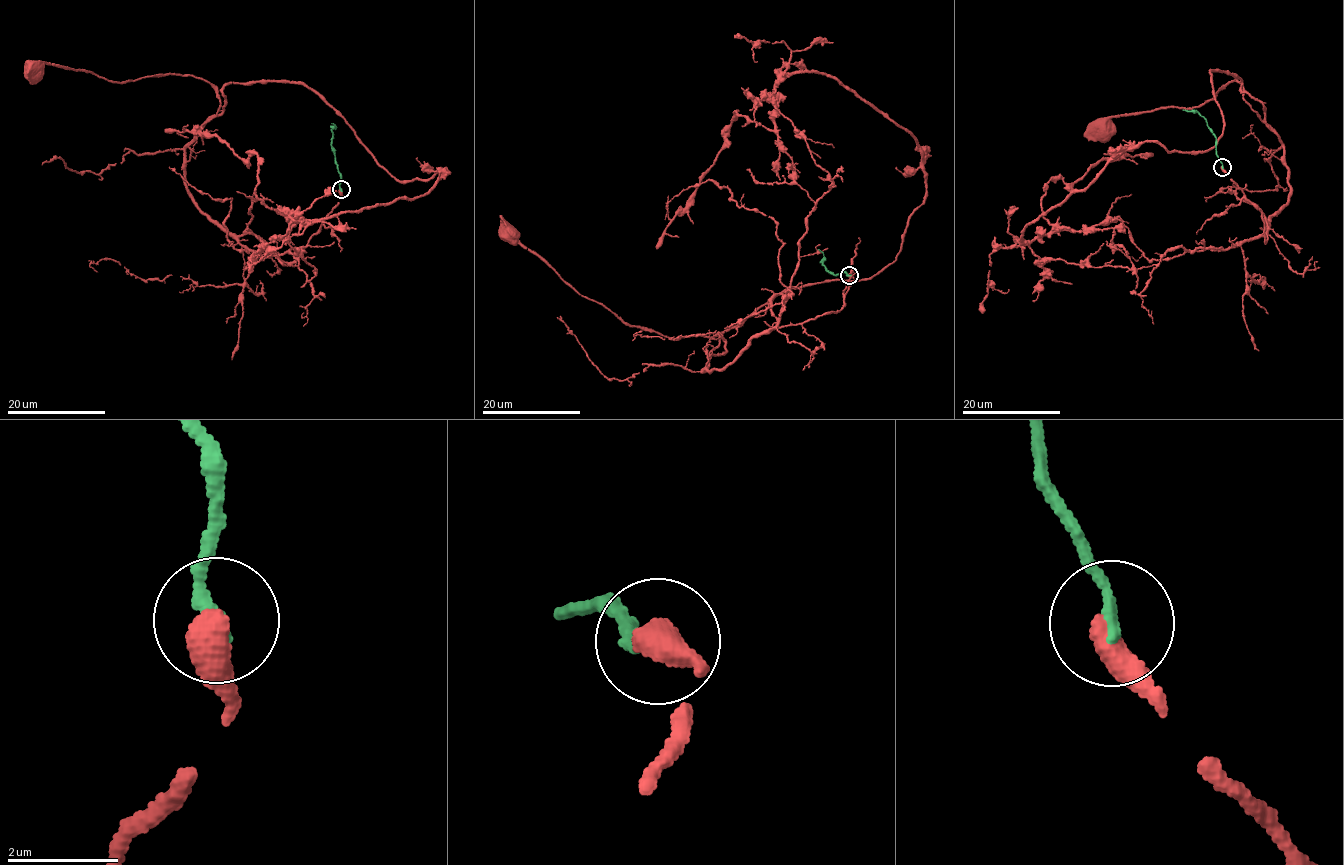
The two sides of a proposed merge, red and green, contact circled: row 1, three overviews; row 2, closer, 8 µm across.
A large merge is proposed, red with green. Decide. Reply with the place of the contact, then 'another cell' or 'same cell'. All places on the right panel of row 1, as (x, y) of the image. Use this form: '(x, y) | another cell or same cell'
(1222, 167) | another cell

